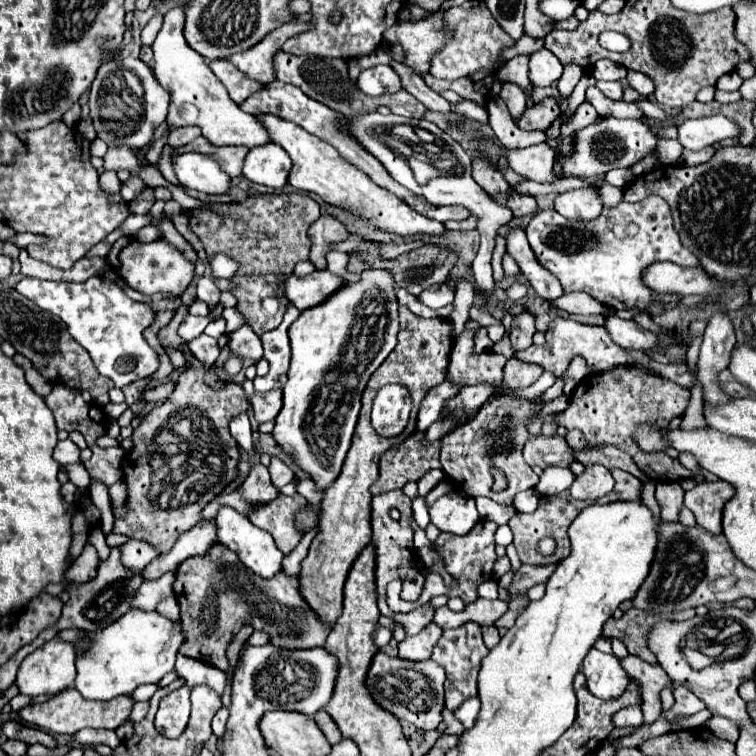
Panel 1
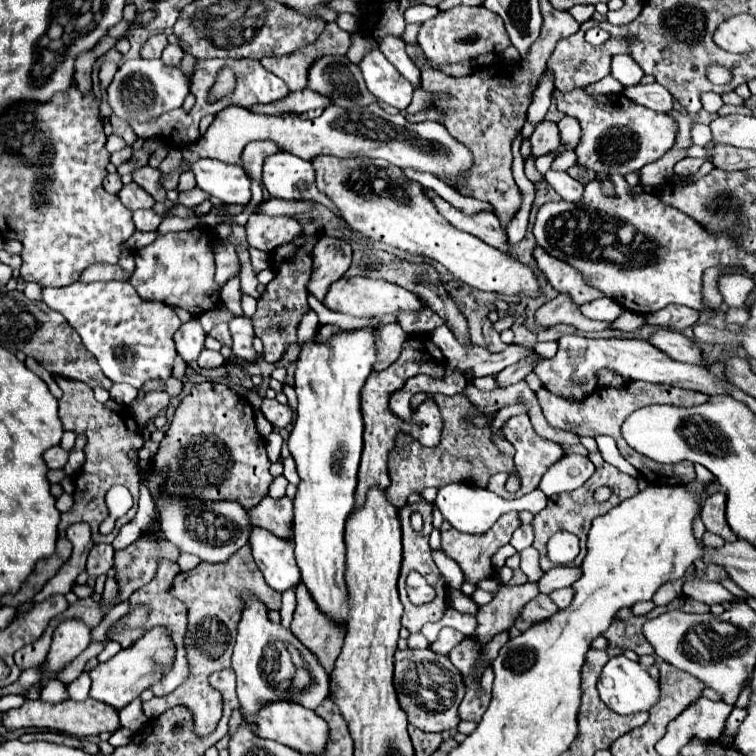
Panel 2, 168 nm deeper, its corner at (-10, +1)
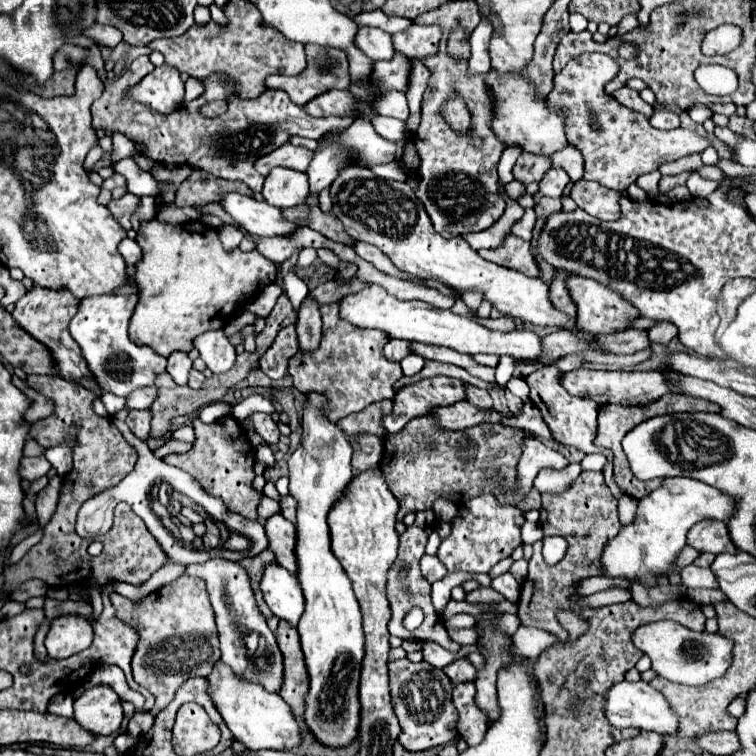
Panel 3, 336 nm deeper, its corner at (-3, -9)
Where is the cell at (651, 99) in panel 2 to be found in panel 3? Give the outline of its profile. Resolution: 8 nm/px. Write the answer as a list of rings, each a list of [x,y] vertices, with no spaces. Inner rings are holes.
[[[655,108],[653,118],[651,118],[649,122],[651,122],[651,126],[657,128],[657,130],[673,130],[673,128],[679,128],[679,126],[681,126],[679,116],[675,116],[675,114],[671,114],[671,112],[665,112],[665,110],[661,110],[661,108]]]

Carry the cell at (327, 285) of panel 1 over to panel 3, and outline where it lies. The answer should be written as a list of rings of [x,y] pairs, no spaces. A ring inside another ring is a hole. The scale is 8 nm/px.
[[[369,284],[367,288],[343,298],[339,308],[341,308],[341,318],[349,320],[351,324],[359,328],[377,328],[387,332],[393,338],[445,346],[461,354],[471,354],[471,356],[495,354],[495,356],[513,356],[519,360],[537,360],[543,352],[541,336],[537,336],[533,330],[523,328],[513,332],[495,332],[477,324],[475,320],[467,316],[453,314],[451,310],[439,310],[421,300],[407,300],[407,302],[397,300],[383,286],[377,286],[377,284]]]

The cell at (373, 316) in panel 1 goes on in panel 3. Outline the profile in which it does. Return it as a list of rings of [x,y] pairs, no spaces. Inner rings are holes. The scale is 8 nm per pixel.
[[[309,394],[307,406],[303,412],[303,436],[299,448],[289,458],[289,490],[291,496],[299,502],[297,508],[297,562],[299,572],[297,578],[301,582],[303,594],[305,594],[305,612],[299,620],[297,632],[301,638],[301,650],[309,674],[309,692],[305,698],[305,714],[303,720],[307,724],[307,730],[313,734],[313,738],[329,748],[345,748],[355,742],[355,730],[359,730],[359,678],[361,678],[361,660],[365,654],[365,634],[361,626],[361,612],[359,604],[355,600],[351,582],[331,552],[331,538],[329,538],[329,526],[327,526],[327,512],[331,506],[341,498],[345,486],[353,478],[351,470],[351,446],[347,440],[347,434],[333,422],[329,422],[321,410],[321,406],[327,402],[323,394]]]

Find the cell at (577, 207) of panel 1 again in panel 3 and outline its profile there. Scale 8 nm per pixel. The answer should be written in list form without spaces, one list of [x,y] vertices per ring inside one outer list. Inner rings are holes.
[[[551,168],[545,178],[539,184],[539,190],[543,192],[543,196],[551,196],[551,198],[559,198],[563,194],[563,188],[567,186],[569,176],[563,168]]]

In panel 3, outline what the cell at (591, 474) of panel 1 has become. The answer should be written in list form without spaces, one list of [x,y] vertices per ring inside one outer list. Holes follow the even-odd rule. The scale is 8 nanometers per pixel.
[[[587,454],[583,460],[581,460],[581,466],[583,470],[601,470],[605,466],[607,458],[603,454]]]

